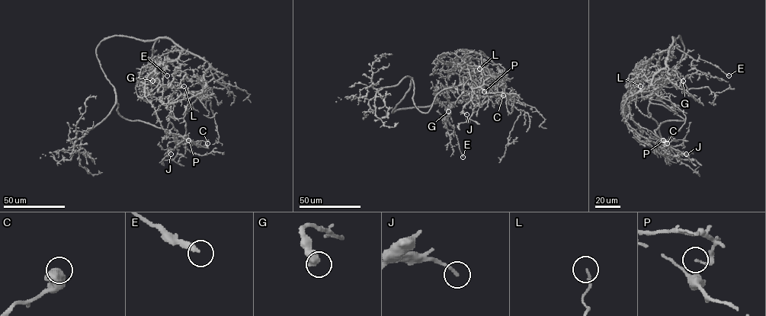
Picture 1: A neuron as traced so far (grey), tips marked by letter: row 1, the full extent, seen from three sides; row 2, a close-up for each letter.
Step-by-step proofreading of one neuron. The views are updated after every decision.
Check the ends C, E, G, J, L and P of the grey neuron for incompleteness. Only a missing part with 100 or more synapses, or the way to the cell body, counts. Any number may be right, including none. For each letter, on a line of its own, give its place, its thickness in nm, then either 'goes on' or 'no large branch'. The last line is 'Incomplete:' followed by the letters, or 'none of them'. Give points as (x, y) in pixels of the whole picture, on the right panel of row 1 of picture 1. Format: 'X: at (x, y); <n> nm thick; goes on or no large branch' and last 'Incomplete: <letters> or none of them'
C: at (667, 143); 800 nm thick; no large branch
E: at (729, 75); 320 nm thick; no large branch
G: at (683, 81); 600 nm thick; no large branch
J: at (686, 154); 170 nm thick; no large branch
L: at (640, 86); 120 nm thick; no large branch
P: at (663, 140); 110 nm thick; no large branch
Incomplete: none of them

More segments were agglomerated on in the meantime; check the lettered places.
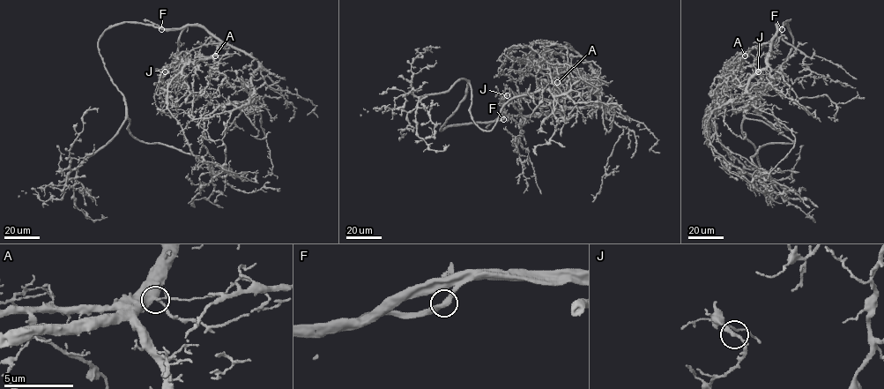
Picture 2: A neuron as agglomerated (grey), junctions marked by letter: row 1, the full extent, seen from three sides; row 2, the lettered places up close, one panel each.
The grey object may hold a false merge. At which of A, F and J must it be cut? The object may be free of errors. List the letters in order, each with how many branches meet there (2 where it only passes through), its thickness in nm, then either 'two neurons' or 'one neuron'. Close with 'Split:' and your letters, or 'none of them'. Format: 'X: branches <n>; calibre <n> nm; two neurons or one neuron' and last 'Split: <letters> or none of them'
A: branches 4; calibre 180 nm; two neurons
F: branches 2; calibre 360 nm; one neuron
J: branches 2; calibre 240 nm; one neuron
Split: A

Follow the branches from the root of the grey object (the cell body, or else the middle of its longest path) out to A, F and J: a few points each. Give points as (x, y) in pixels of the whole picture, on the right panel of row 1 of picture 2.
A: (754, 156), (756, 176), (720, 160), (709, 141), (713, 93), (724, 68), (745, 56)
F: (754, 156), (768, 144), (793, 143), (744, 115), (773, 83), (792, 47), (785, 22), (782, 29)
J: (754, 156), (756, 176), (720, 160), (709, 111), (724, 68), (778, 26), (795, 52), (773, 77), (758, 71)

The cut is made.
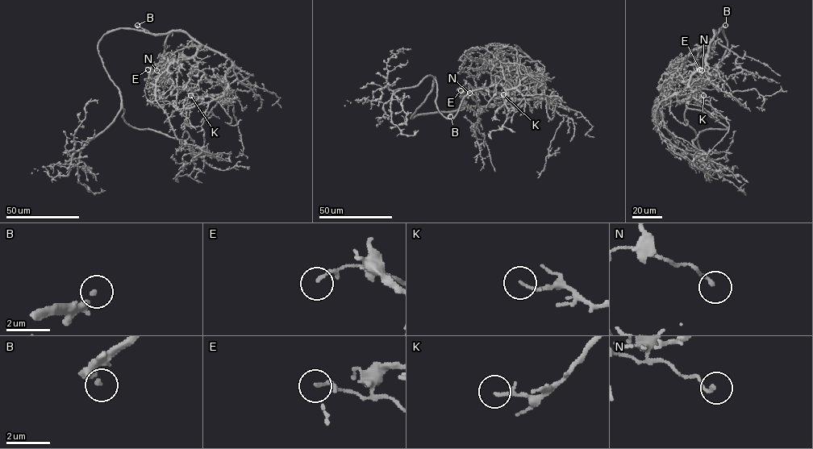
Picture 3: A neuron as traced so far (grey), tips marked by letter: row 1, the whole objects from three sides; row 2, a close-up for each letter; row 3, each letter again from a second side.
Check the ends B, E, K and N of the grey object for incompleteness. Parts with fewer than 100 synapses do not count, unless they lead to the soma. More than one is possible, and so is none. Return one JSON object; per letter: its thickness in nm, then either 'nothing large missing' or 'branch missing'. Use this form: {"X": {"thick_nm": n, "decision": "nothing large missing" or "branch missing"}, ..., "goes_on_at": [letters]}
{"B": {"thick_nm": 160, "decision": "branch missing"}, "E": {"thick_nm": 90, "decision": "nothing large missing"}, "K": {"thick_nm": 140, "decision": "nothing large missing"}, "N": {"thick_nm": 150, "decision": "nothing large missing"}, "goes_on_at": ["B"]}

